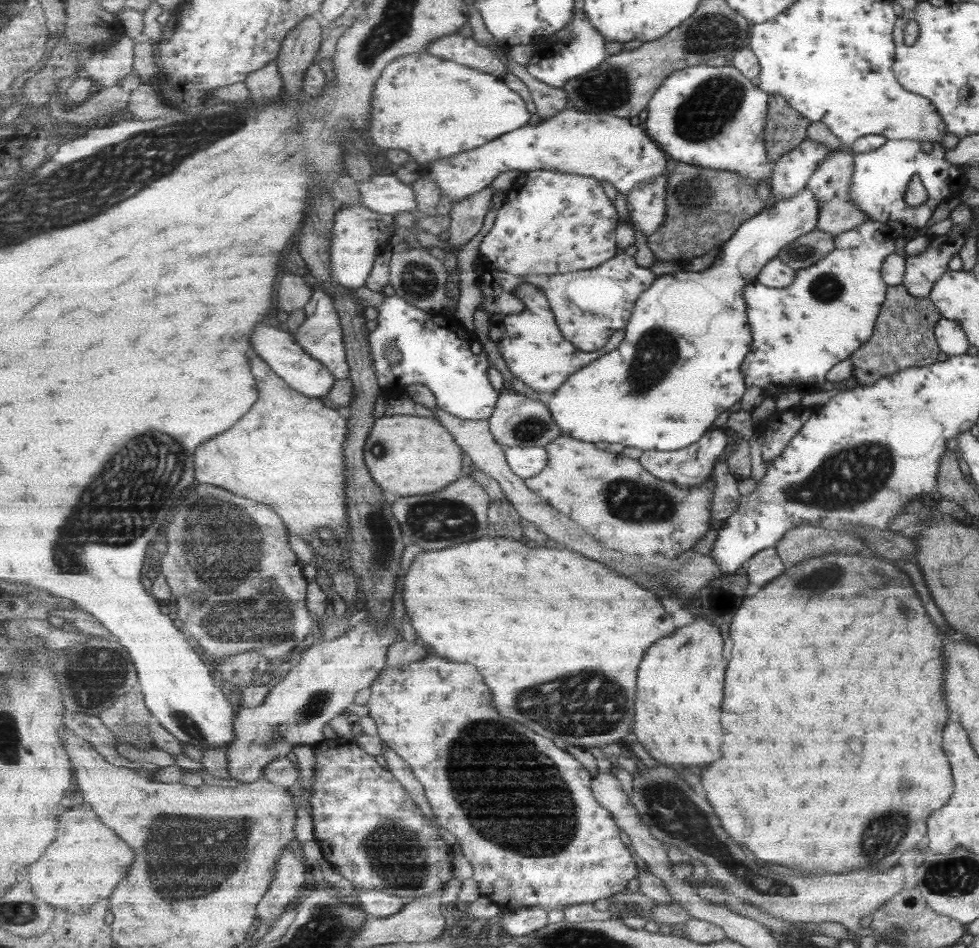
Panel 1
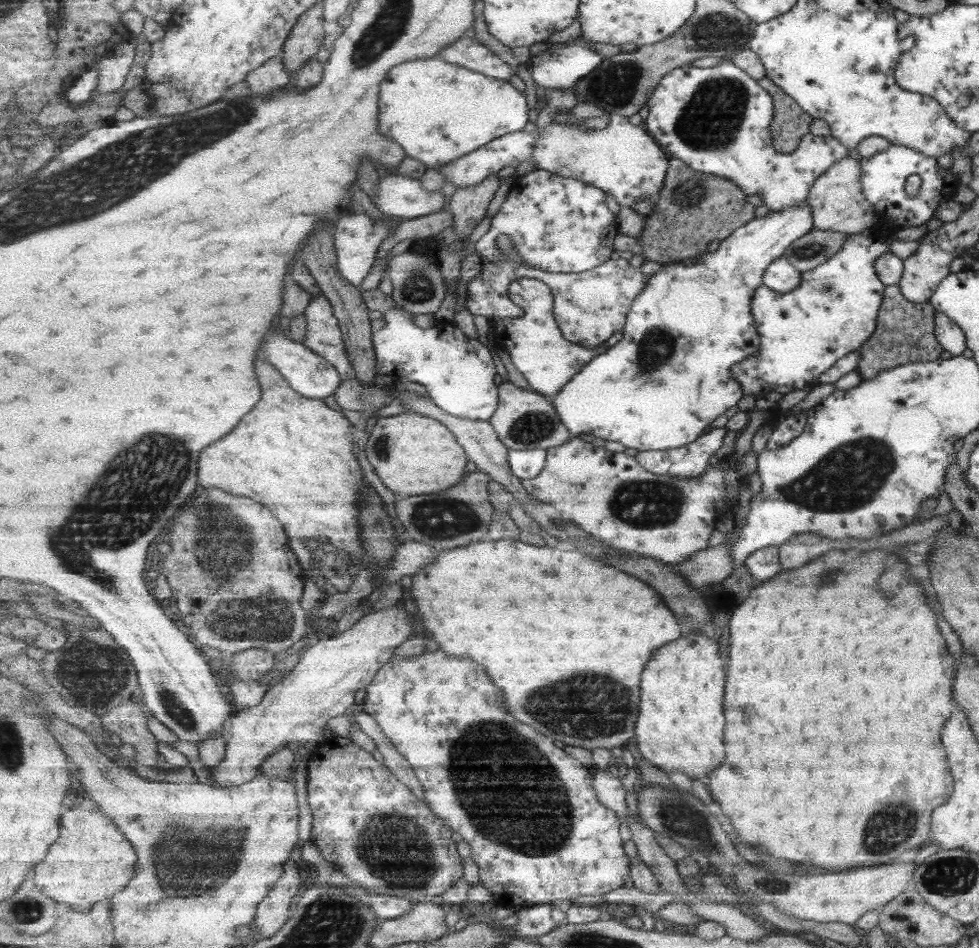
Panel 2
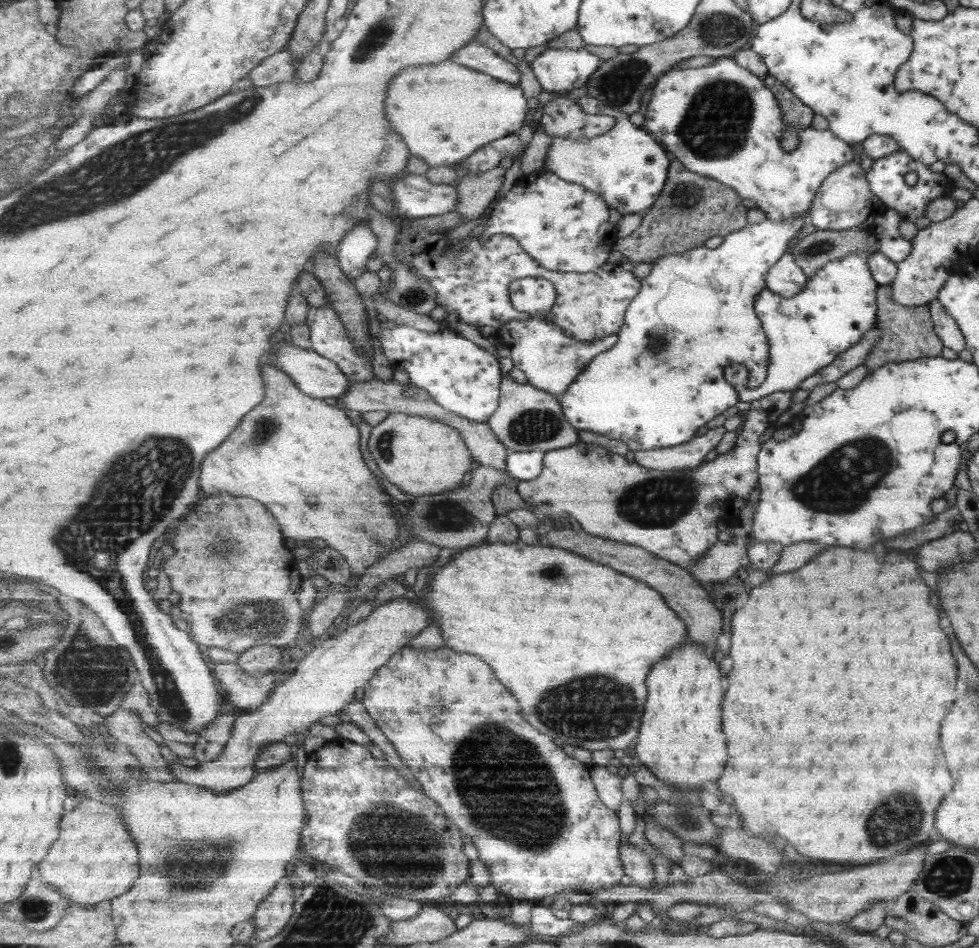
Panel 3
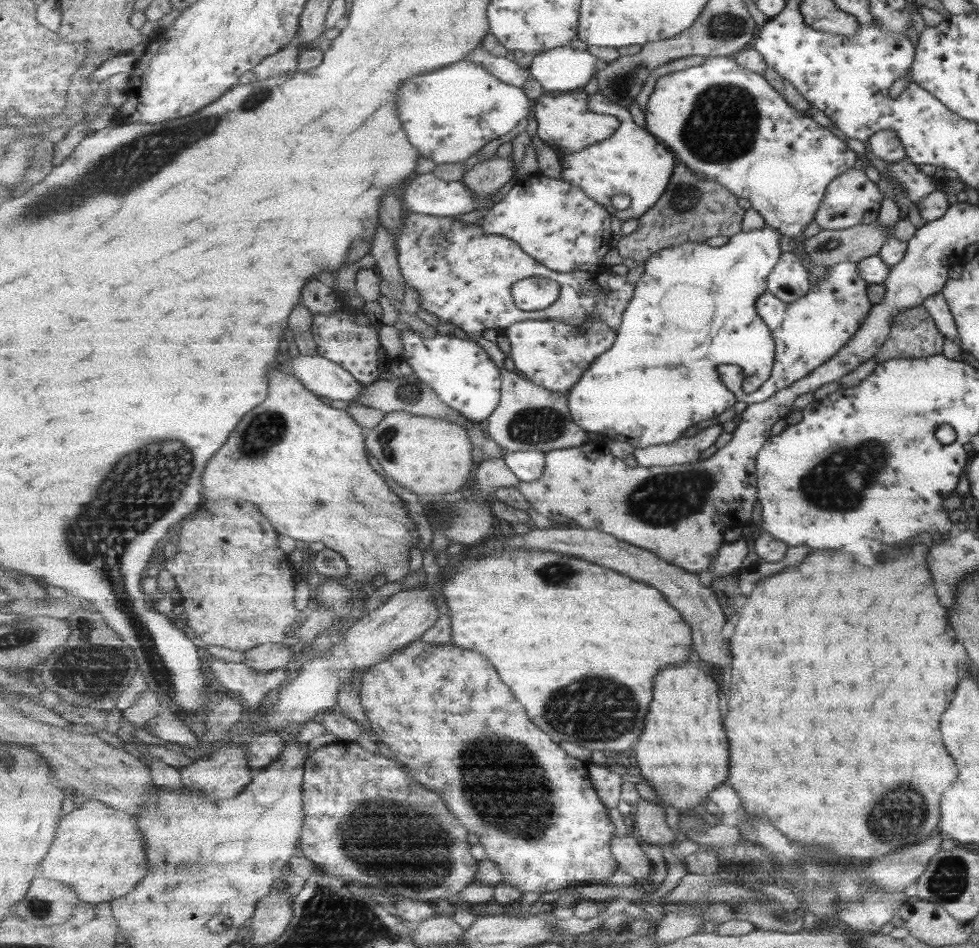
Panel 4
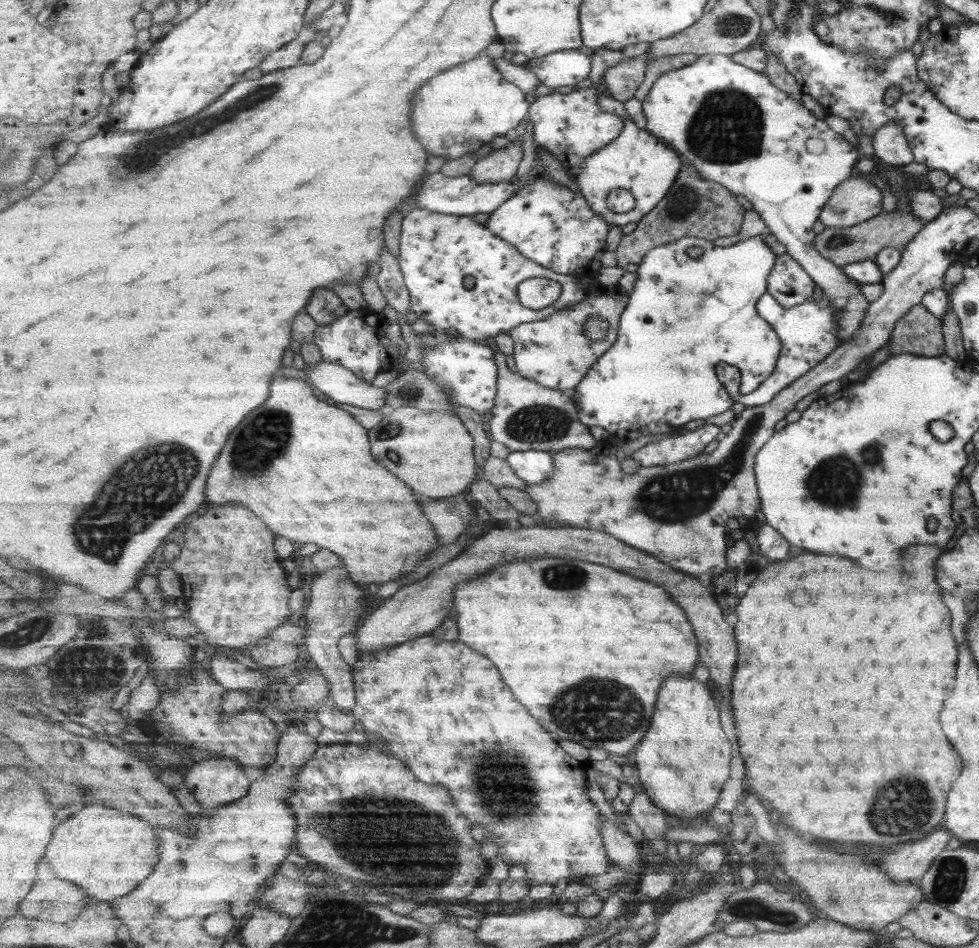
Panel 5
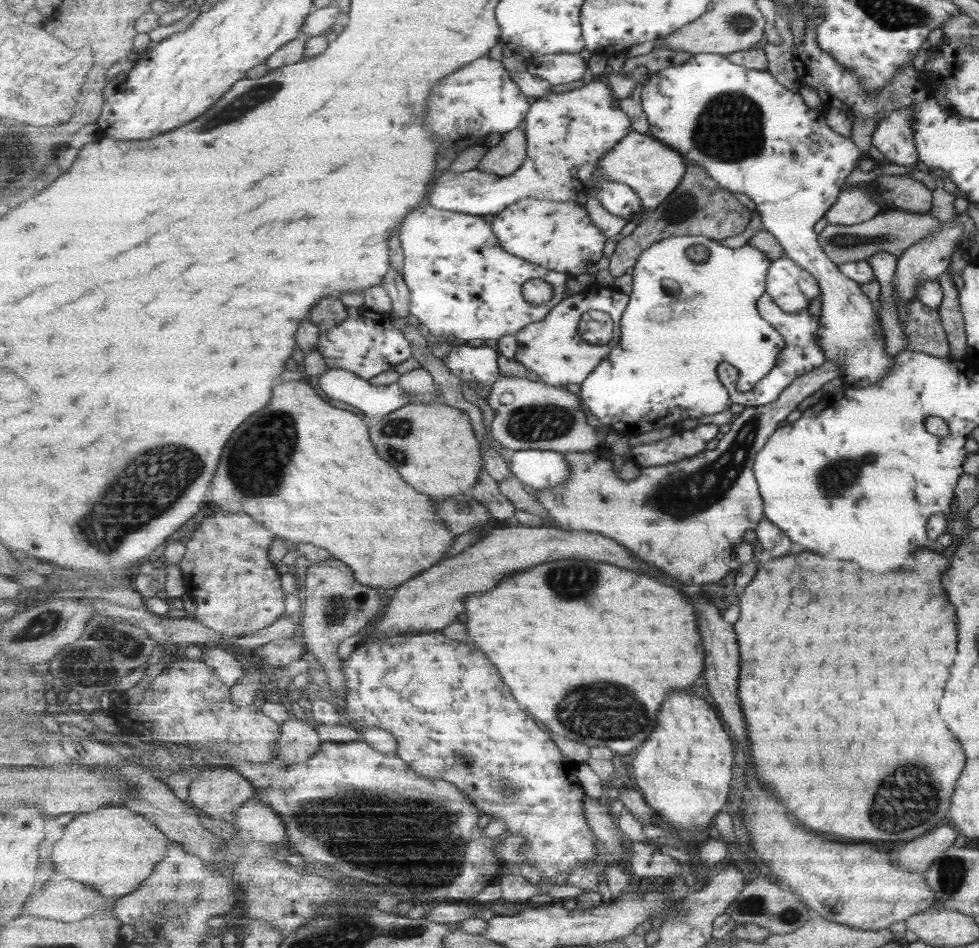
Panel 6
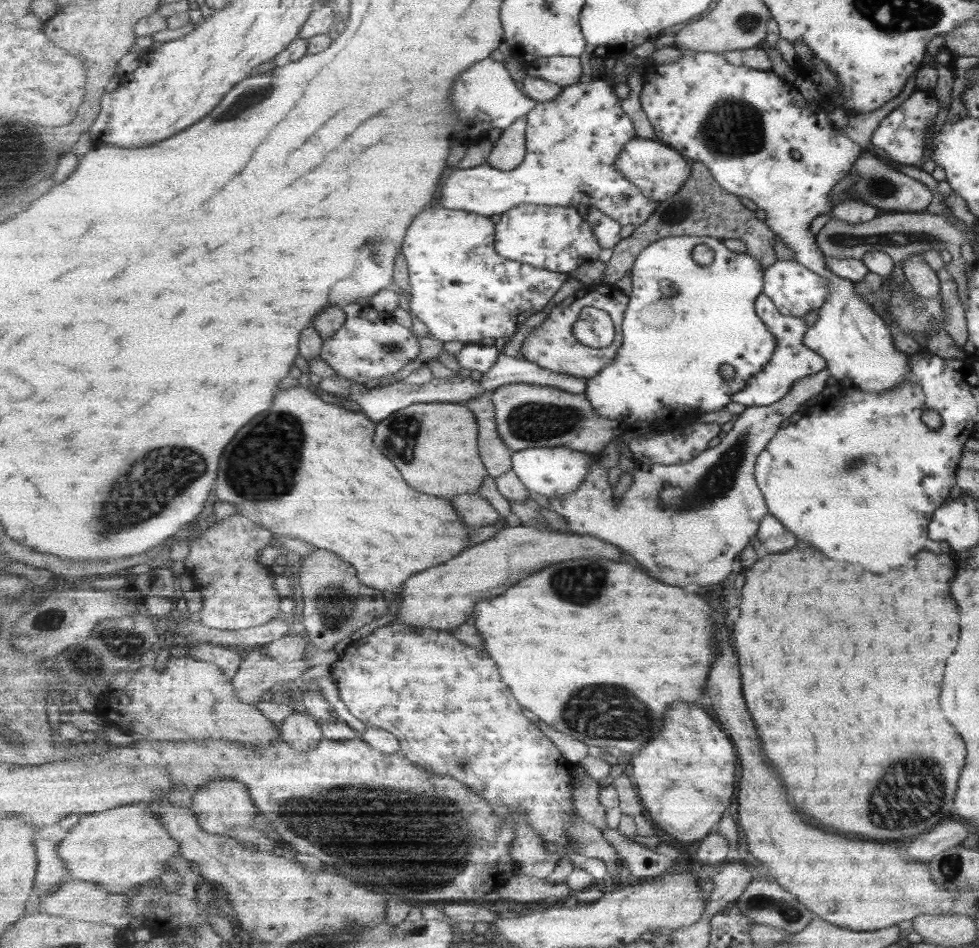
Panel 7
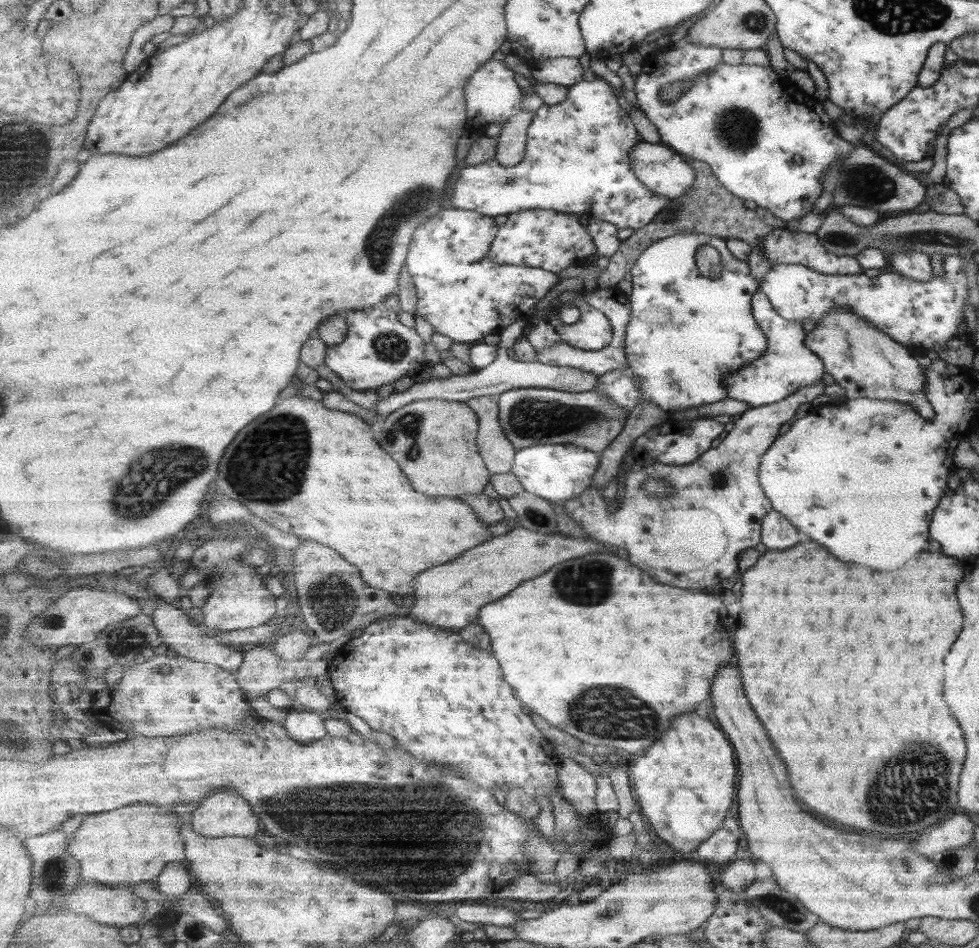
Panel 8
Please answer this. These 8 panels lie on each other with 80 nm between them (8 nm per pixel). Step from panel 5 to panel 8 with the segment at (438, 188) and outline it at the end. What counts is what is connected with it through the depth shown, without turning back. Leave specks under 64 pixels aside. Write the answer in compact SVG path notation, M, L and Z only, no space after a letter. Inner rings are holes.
M601 78L574 84L565 102L553 106L545 105L533 116L528 133L527 152L521 164L505 167L494 159L478 166L463 166L456 187L453 188L451 206L492 217L544 208L574 214L579 218L587 215L590 218L601 218L613 224L616 229L630 228L635 232L647 227L669 206L672 199L654 193L629 164L629 155L642 139L639 132L636 132L631 116L619 104L619 99L617 90Z

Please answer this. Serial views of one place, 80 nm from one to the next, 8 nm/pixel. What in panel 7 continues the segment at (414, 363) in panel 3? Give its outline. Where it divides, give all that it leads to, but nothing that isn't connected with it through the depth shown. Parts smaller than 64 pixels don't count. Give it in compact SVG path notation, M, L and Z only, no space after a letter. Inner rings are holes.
M467 344L457 354L457 362L461 364L462 373L479 371L485 374L493 370L499 355L500 350L495 345Z

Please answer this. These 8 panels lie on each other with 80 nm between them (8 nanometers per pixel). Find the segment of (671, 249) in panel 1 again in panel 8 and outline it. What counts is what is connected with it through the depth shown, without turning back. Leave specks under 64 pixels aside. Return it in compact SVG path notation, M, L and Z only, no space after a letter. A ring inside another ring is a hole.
M692 160L690 163L692 168L696 170L696 184L694 184L692 190L688 194L672 199L669 206L664 208L661 214L657 215L653 223L649 223L647 227L635 231L629 238L622 241L619 250L610 258L608 266L598 275L598 288L615 287L615 284L619 284L621 280L629 278L632 267L636 266L641 252L658 240L681 234L681 232L709 234L748 242L751 245L751 256L749 256L748 263L750 264L752 275L760 284L763 275L771 268L767 259L762 255L760 242L773 229L761 222L754 210L747 208L743 204L741 197L735 196L728 188L725 188L725 185L709 167L709 164L701 160Z

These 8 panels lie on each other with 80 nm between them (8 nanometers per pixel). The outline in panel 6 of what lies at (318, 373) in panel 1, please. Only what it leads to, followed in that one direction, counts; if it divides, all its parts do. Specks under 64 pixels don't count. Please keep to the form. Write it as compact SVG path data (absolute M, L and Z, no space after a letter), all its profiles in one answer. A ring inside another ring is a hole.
M331 368L317 380L319 391L326 397L357 407L372 420L382 419L408 404L408 394L397 382L374 386L354 372Z

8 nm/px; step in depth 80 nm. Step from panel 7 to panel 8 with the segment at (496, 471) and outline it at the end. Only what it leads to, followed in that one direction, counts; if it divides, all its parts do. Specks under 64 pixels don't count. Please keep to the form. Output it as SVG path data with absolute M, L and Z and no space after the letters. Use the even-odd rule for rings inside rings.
M475 397L468 403L480 418L479 449L485 464L492 473L508 473L513 468L517 449L501 426L498 398Z

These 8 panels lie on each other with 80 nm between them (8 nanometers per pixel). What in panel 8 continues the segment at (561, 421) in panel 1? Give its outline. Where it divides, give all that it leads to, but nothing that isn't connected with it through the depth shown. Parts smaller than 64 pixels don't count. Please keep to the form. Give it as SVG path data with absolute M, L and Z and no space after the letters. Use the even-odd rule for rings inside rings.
M679 234L679 236L669 236L669 238L658 240L655 244L652 244L652 246L641 252L636 266L632 267L629 278L633 287L632 293L630 294L632 320L630 320L628 338L626 338L626 353L628 354L627 367L600 376L598 378L597 390L595 391L599 391L608 401L613 401L614 405L623 407L628 412L628 416L641 403L655 403L661 410L671 415L675 411L682 411L704 404L713 404L729 397L728 380L730 376L733 373L739 372L739 370L743 370L747 364L757 362L756 360L762 355L765 347L767 347L766 336L762 333L762 330L757 326L756 320L753 318L752 300L753 295L759 288L759 282L752 275L750 264L744 260L739 260L727 250L727 238L711 236L709 234ZM704 244L714 246L722 256L723 272L715 280L703 276L696 261L697 249Z

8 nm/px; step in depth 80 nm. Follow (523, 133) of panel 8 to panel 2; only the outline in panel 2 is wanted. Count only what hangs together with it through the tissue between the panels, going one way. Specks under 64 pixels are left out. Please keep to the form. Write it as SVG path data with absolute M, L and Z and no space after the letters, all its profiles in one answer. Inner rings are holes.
M497 175L488 176L482 183L472 187L454 190L449 202L449 210L454 214L454 229L461 240L475 230L475 226L487 216L491 200L499 190L501 179Z

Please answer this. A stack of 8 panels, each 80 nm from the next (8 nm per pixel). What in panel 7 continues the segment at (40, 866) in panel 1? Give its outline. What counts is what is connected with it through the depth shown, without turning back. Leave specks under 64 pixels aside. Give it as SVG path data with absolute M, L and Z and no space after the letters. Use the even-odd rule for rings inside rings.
M146 804L127 805L97 816L81 816L81 822L61 842L59 856L67 862L71 876L97 882L113 894L125 893L157 879L165 865L181 854L180 844L165 828L162 818Z

